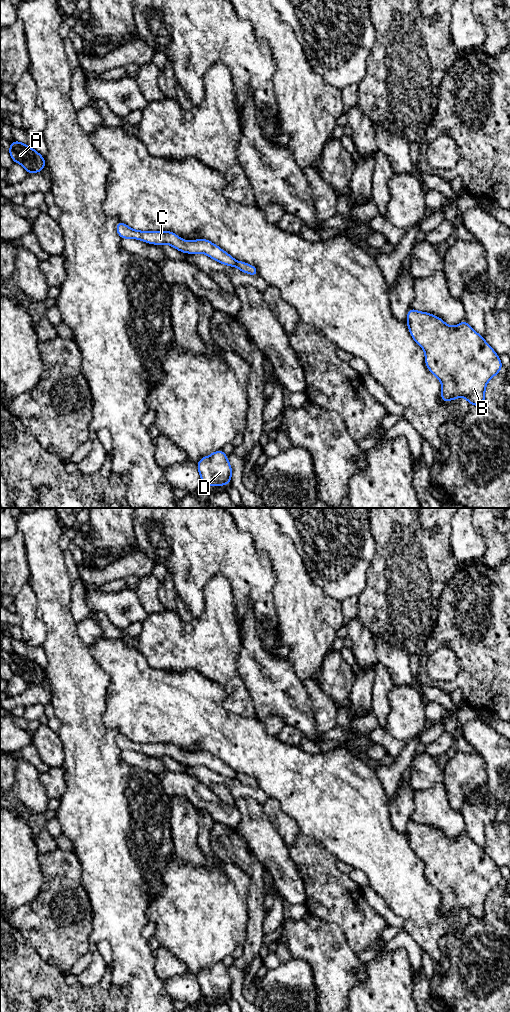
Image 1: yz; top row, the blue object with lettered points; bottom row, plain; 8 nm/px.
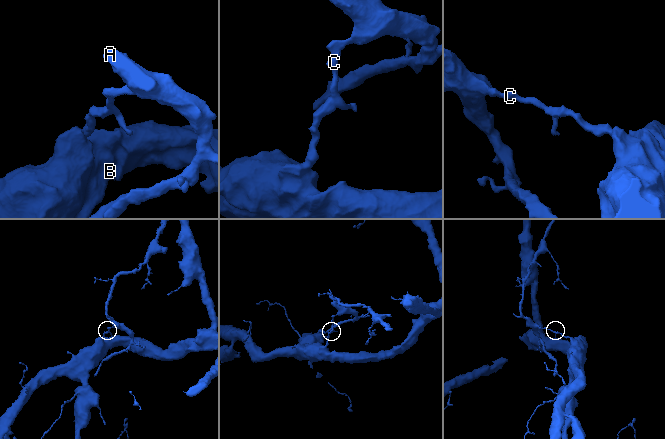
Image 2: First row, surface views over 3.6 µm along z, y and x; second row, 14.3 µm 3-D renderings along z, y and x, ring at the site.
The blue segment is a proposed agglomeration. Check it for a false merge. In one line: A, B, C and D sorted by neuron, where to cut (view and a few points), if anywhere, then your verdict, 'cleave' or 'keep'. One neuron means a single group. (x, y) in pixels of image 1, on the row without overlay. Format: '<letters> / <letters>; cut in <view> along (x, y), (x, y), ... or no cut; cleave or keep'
A C D / B; cut in yz along (237, 773), (234, 778); cleave

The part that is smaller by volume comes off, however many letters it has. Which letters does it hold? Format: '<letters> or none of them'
A, C, D

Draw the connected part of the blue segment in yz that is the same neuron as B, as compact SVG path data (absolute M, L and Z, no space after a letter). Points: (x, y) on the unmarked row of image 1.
M410 820L407 837L425 864L429 883L442 896L441 913L464 908L470 917L482 918L486 896L502 881L500 869L466 832L452 839L441 830Z

